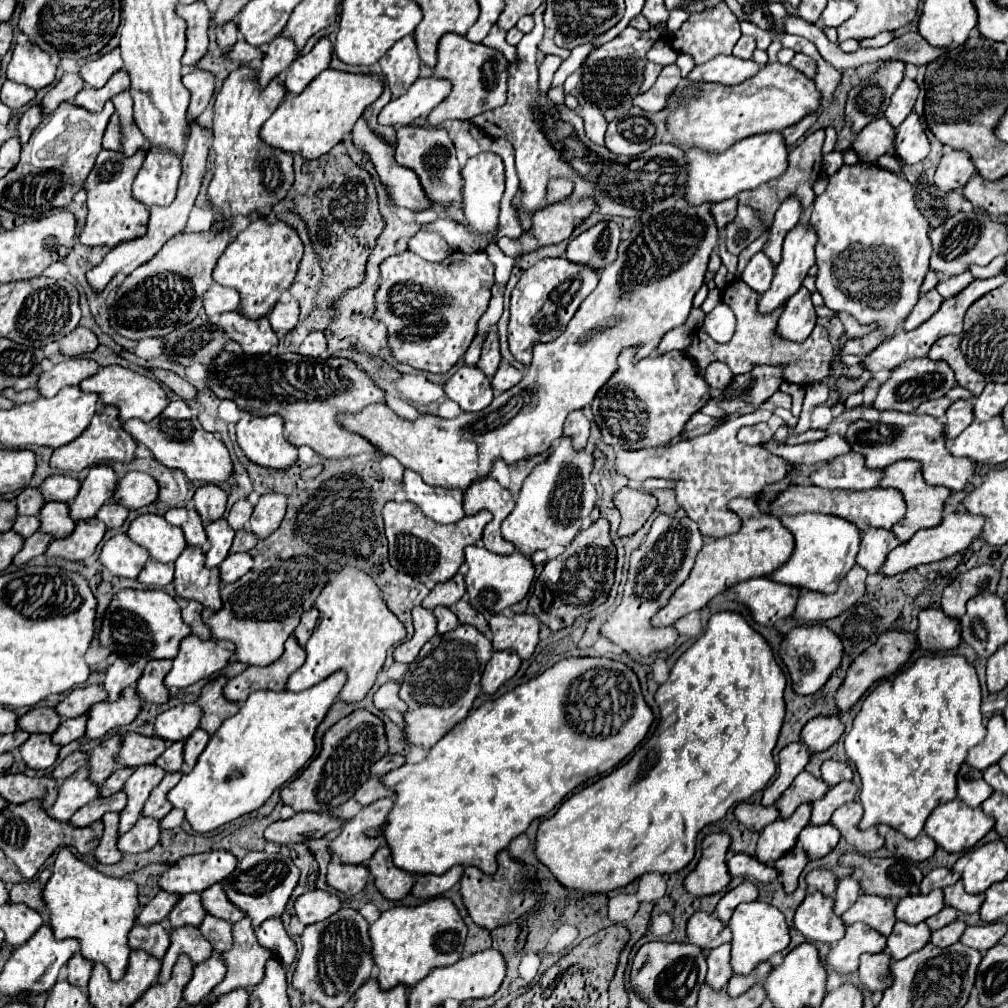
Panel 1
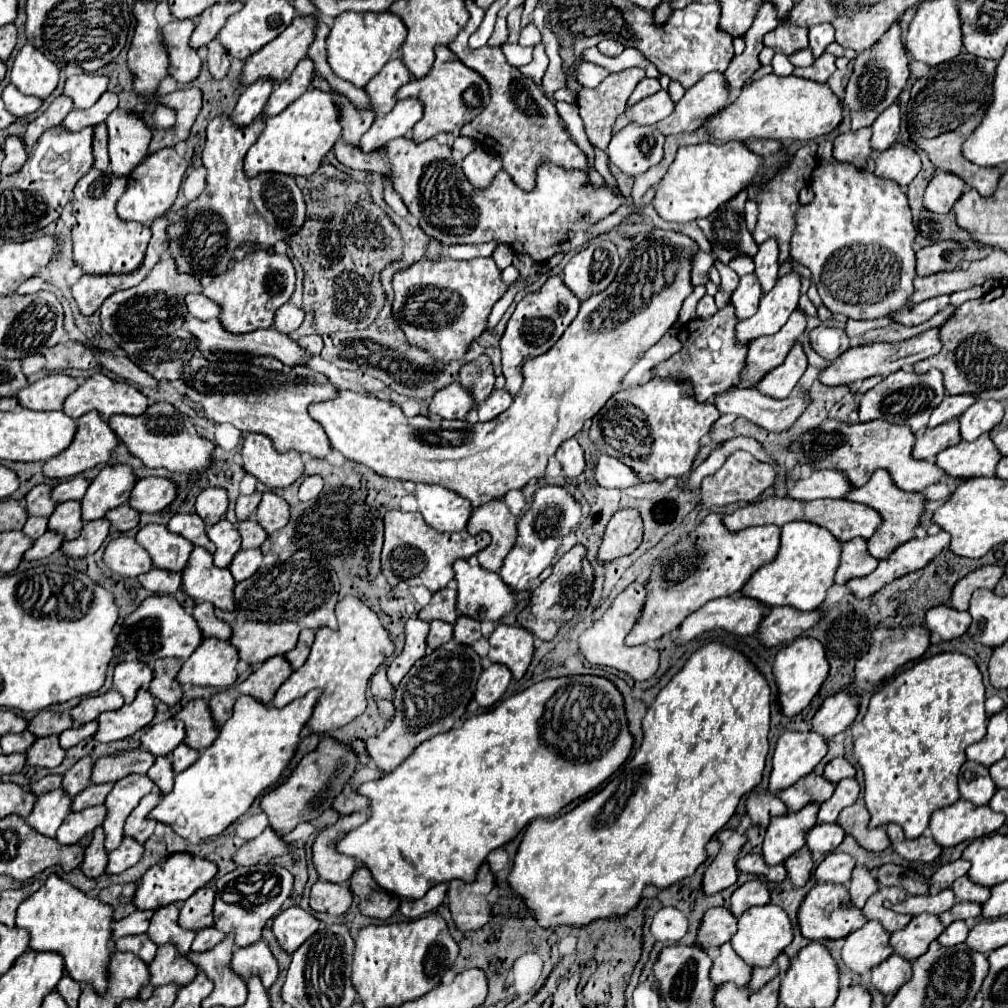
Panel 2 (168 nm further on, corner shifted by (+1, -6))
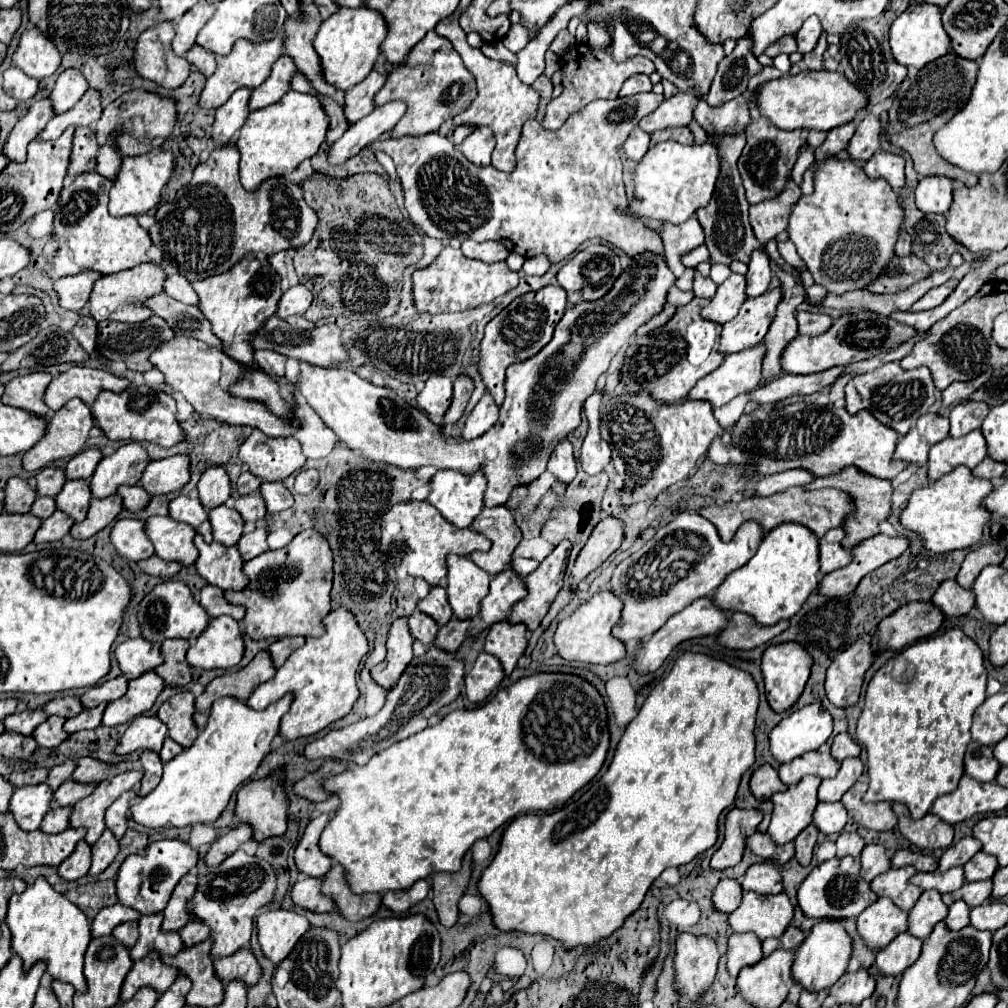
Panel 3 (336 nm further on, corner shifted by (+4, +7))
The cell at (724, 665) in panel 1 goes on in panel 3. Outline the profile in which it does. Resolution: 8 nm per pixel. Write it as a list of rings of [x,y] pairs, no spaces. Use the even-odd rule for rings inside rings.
[[[684,653],[674,663],[674,667],[668,673],[668,677],[664,681],[660,681],[652,689],[652,693],[644,701],[642,709],[638,711],[638,715],[626,727],[622,739],[616,745],[612,763],[610,763],[608,771],[598,779],[598,783],[594,783],[578,801],[572,801],[572,803],[564,805],[562,809],[558,809],[554,813],[518,815],[504,829],[498,853],[494,855],[492,863],[482,871],[482,877],[478,881],[478,891],[480,891],[480,895],[486,899],[486,903],[490,907],[492,925],[496,929],[500,929],[500,931],[506,931],[506,933],[520,931],[520,933],[550,935],[556,941],[560,941],[564,945],[564,949],[568,949],[568,951],[578,947],[578,945],[582,945],[582,947],[598,945],[602,939],[610,937],[616,929],[620,929],[624,925],[626,917],[632,915],[640,907],[640,903],[642,903],[646,891],[650,889],[652,881],[664,869],[684,865],[680,861],[688,861],[690,863],[696,855],[704,853],[706,849],[710,849],[718,841],[718,817],[726,807],[730,807],[734,803],[736,789],[740,785],[740,777],[754,763],[756,709],[758,709],[758,689],[756,689],[754,679],[748,673],[744,673],[744,671],[724,663],[724,661],[718,661],[718,659],[712,659],[708,655],[702,655],[702,653]]]

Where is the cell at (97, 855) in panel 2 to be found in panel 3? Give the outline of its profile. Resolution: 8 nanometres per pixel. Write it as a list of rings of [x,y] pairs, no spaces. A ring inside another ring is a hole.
[[[80,841],[80,845],[76,847],[76,851],[58,865],[58,875],[64,881],[76,881],[80,877],[84,877],[88,873],[88,865],[90,865],[90,847],[86,841]]]

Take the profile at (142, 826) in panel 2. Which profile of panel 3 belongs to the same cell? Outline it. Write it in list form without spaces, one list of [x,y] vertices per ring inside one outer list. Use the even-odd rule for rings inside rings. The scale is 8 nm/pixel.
[[[128,791],[128,793],[122,793],[120,799],[116,799],[112,803],[112,807],[106,809],[106,827],[114,833],[114,835],[122,835],[126,829],[128,829],[128,823],[126,823],[126,817],[128,817],[128,801],[136,797],[136,793]]]

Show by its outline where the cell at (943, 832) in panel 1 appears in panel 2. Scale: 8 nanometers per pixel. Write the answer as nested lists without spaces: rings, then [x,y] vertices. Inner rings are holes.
[[[959,798],[955,804],[935,810],[929,822],[929,832],[941,848],[957,846],[965,840],[977,840],[993,834],[1005,822],[1005,816],[993,812],[989,806],[971,806]]]

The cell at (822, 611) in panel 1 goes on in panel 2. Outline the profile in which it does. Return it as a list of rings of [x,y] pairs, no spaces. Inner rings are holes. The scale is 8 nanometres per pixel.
[[[777,606],[765,616],[757,632],[765,646],[777,646],[801,636],[801,632],[813,628],[821,618],[823,614],[819,614],[819,610],[803,612],[793,606]]]

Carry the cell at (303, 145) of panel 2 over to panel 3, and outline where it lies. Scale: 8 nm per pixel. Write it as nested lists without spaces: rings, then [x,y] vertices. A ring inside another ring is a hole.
[[[288,91],[278,103],[250,111],[242,125],[236,147],[240,151],[240,181],[246,191],[256,191],[270,177],[290,175],[304,159],[318,153],[326,139],[328,119],[320,109],[316,97]]]

